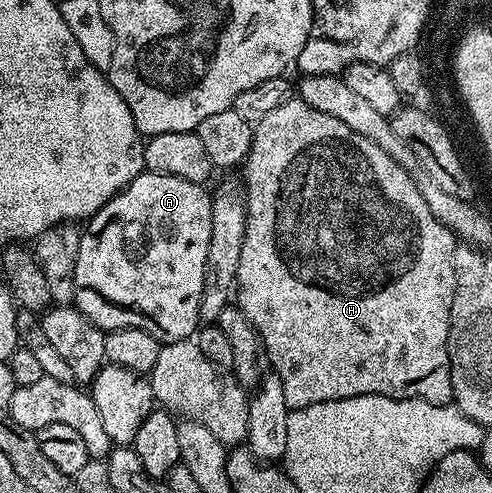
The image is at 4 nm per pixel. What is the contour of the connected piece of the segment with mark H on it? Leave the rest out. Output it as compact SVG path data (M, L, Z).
M297 95L291 96L289 101L280 103L280 107L276 107L276 111L264 115L264 119L256 122L250 154L247 155L244 162L245 169L246 230L244 231L244 245L240 247L240 265L236 282L236 305L237 308L241 309L242 314L246 316L248 323L252 323L252 327L256 330L258 336L262 338L265 360L266 357L270 360L269 368L280 379L280 383L284 385L284 403L287 407L290 410L299 409L300 407L308 407L312 403L324 403L325 401L335 401L345 397L359 397L369 393L379 393L381 397L415 397L421 401L436 403L437 405L451 404L454 400L454 392L452 391L452 375L450 374L450 356L448 355L448 331L450 330L450 312L452 311L452 299L454 298L454 288L456 287L456 271L454 270L456 238L451 229L444 227L444 223L440 223L436 219L436 215L432 215L432 211L428 211L428 203L424 203L424 195L420 195L416 183L410 178L410 172L404 167L400 167L400 163L396 163L396 159L392 159L392 155L388 155L380 147L376 147L376 143L372 143L372 139L368 139L359 133L354 133L352 127L344 127L344 123L340 123L340 119L332 119L332 115L324 115L324 111L316 111L316 107L304 103L301 97Z

